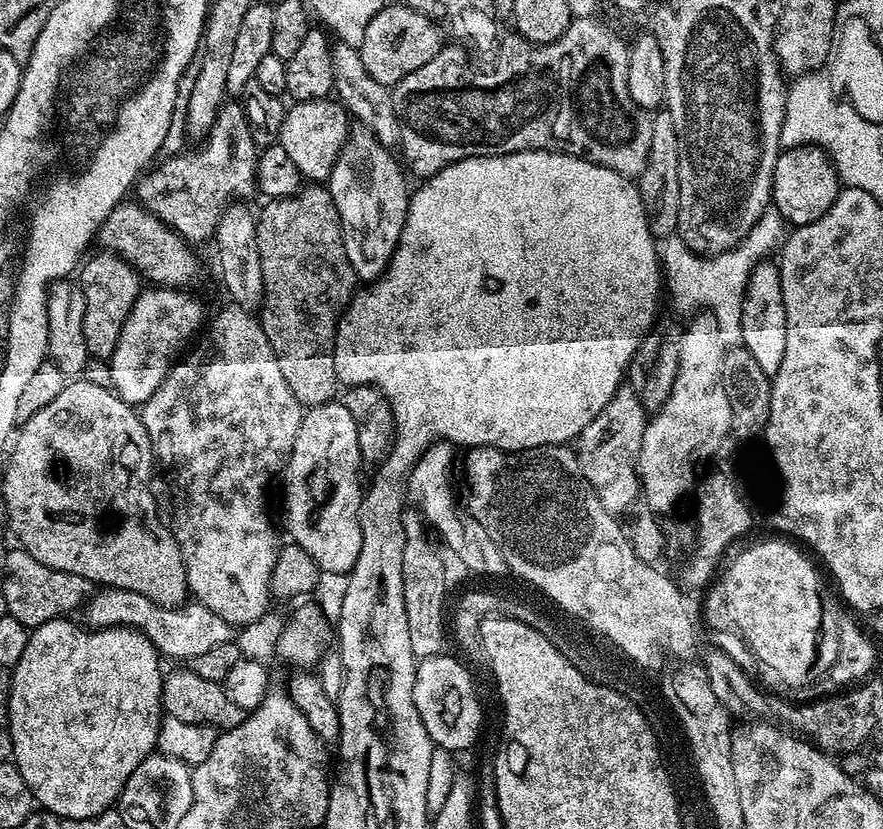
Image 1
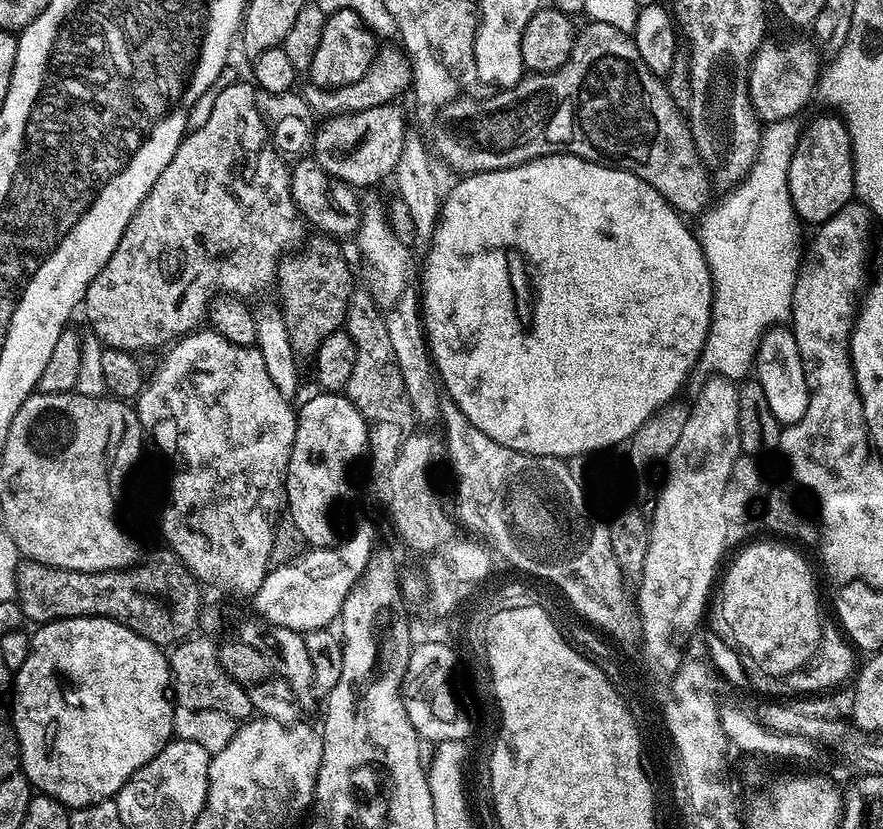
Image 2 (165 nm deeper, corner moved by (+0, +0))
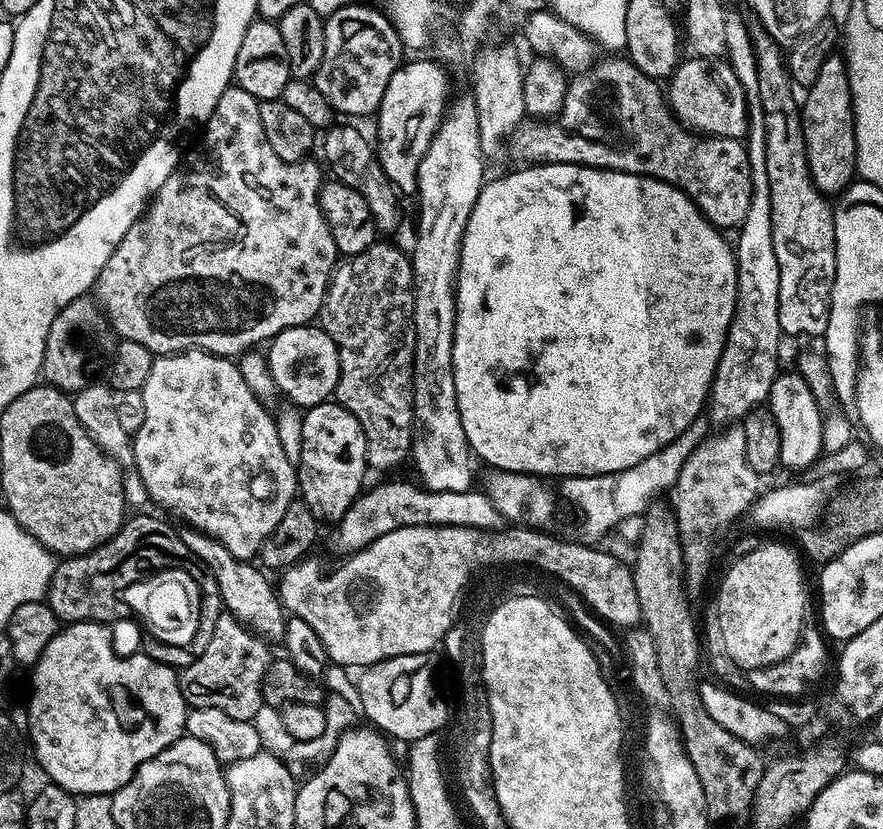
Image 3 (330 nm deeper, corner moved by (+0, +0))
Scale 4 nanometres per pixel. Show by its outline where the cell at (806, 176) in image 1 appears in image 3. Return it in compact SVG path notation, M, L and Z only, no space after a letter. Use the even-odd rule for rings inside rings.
M831 54L824 58L818 78L806 88L806 94L808 97L802 100L802 123L810 174L820 192L843 193L857 175L856 117L852 115L848 61L843 55Z

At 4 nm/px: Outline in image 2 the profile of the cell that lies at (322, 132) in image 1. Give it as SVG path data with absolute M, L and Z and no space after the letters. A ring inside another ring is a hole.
M399 103L374 106L374 110L353 112L347 116L333 116L314 132L314 159L323 166L333 181L357 190L368 188L379 180L393 175L402 154L405 137L410 129L404 121Z

